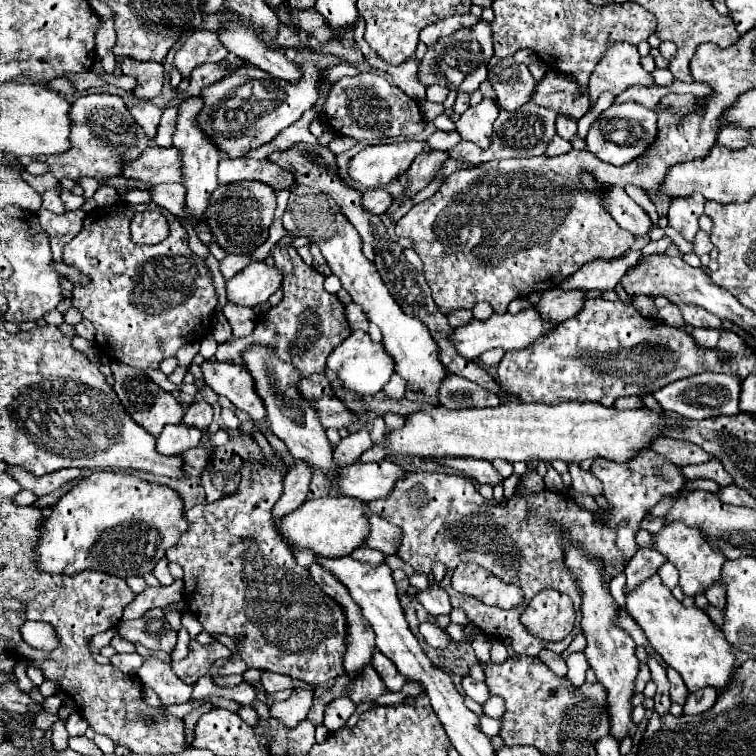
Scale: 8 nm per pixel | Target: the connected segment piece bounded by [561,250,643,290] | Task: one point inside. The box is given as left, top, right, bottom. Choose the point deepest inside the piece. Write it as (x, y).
(598, 275)

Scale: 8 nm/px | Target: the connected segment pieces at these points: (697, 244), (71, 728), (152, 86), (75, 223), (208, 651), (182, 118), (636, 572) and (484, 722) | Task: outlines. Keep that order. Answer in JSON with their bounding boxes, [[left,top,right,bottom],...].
[[691,230,713,256],[67,712,87,736],[119,58,163,100],[39,210,83,262],[173,638,231,684],[173,96,221,220],[625,548,665,590],[481,714,501,736]]

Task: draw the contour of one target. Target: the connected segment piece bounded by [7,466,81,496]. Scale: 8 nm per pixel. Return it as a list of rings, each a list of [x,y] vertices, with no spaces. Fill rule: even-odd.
[[[7,468],[9,474],[13,474],[17,478],[17,482],[21,482],[21,488],[27,488],[31,492],[35,492],[37,496],[45,496],[45,494],[51,494],[53,490],[57,490],[59,486],[71,482],[71,480],[77,480],[81,476],[81,470],[79,468],[65,468],[65,470],[57,470],[53,474],[45,474],[41,478],[29,474],[27,470],[21,470],[21,468]]]

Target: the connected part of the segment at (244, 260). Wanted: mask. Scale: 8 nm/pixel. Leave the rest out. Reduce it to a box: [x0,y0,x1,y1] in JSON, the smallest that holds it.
[221,254,251,280]

